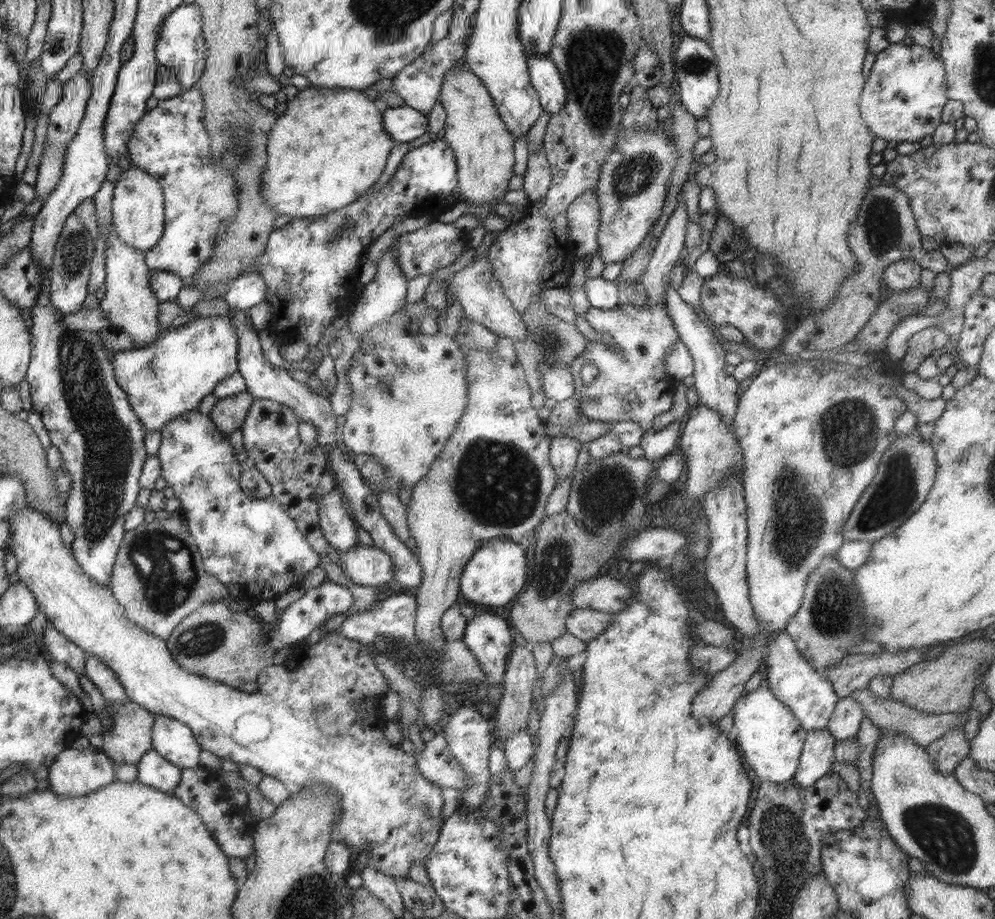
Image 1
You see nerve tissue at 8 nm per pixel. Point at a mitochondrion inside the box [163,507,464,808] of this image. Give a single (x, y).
(410, 663)

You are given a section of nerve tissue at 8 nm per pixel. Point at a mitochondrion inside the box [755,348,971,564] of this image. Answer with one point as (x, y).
(849, 429)

